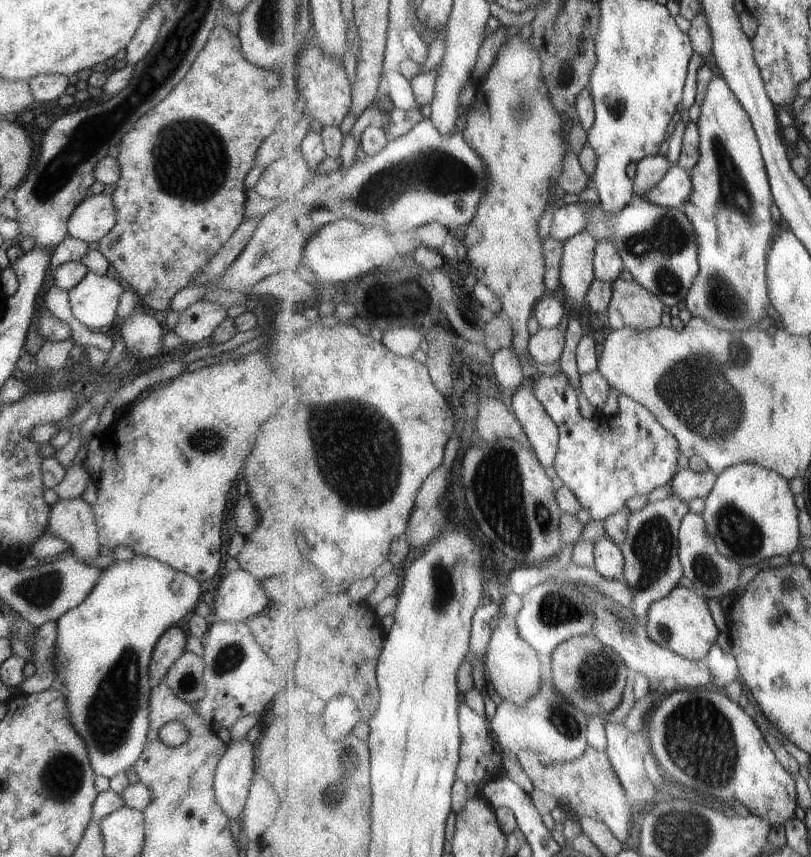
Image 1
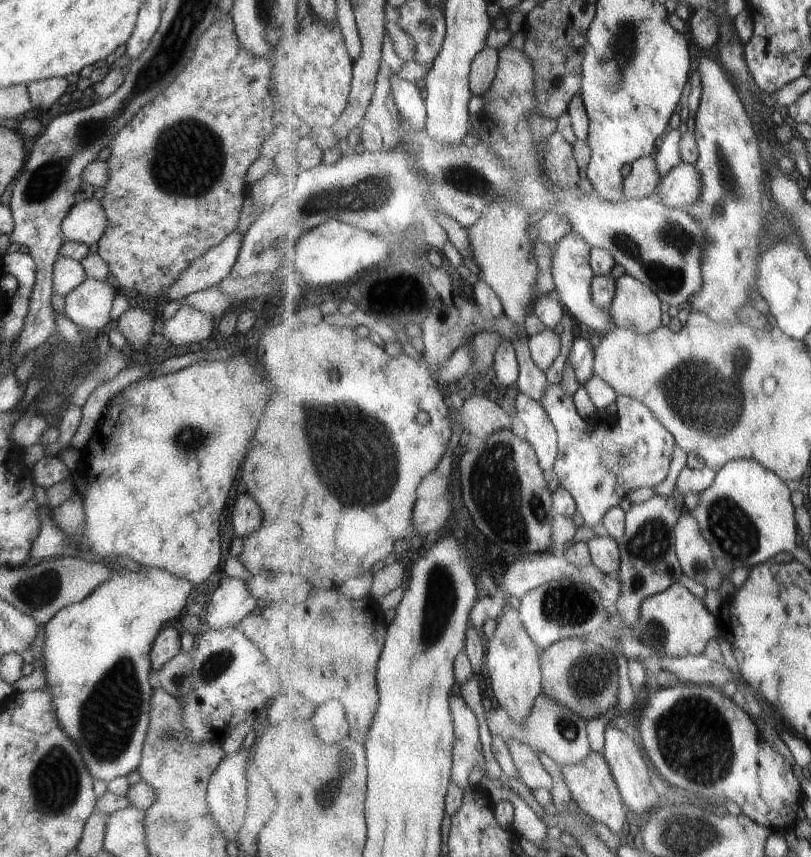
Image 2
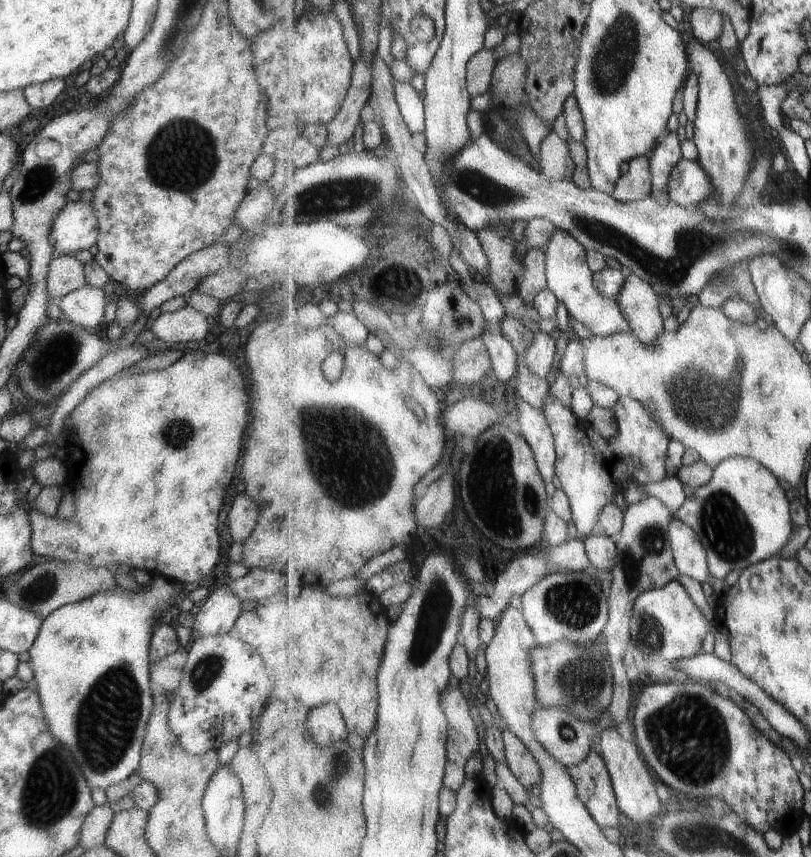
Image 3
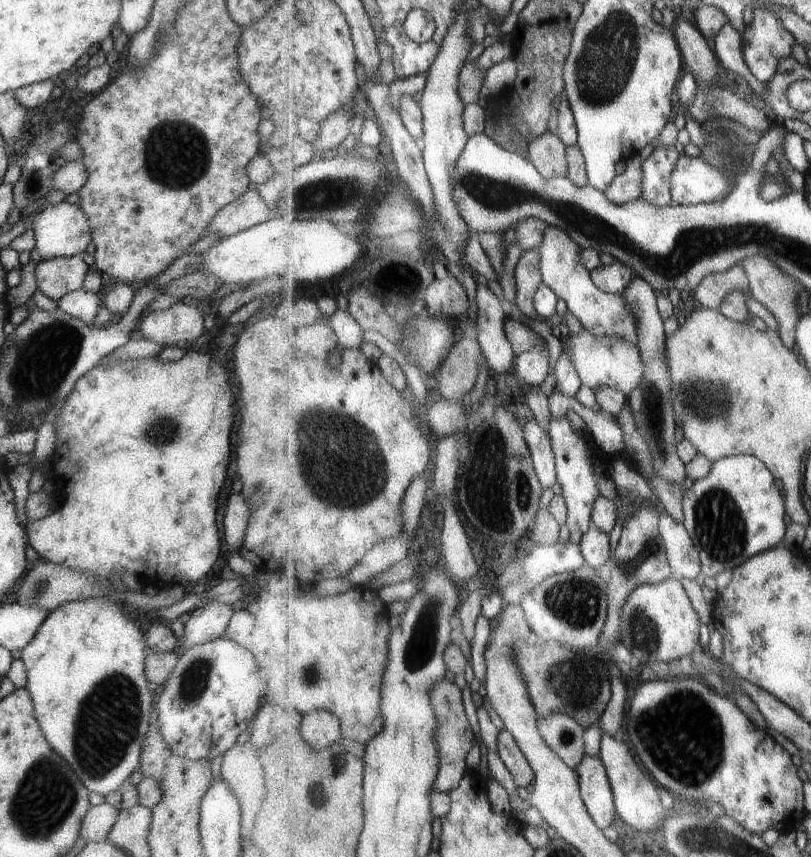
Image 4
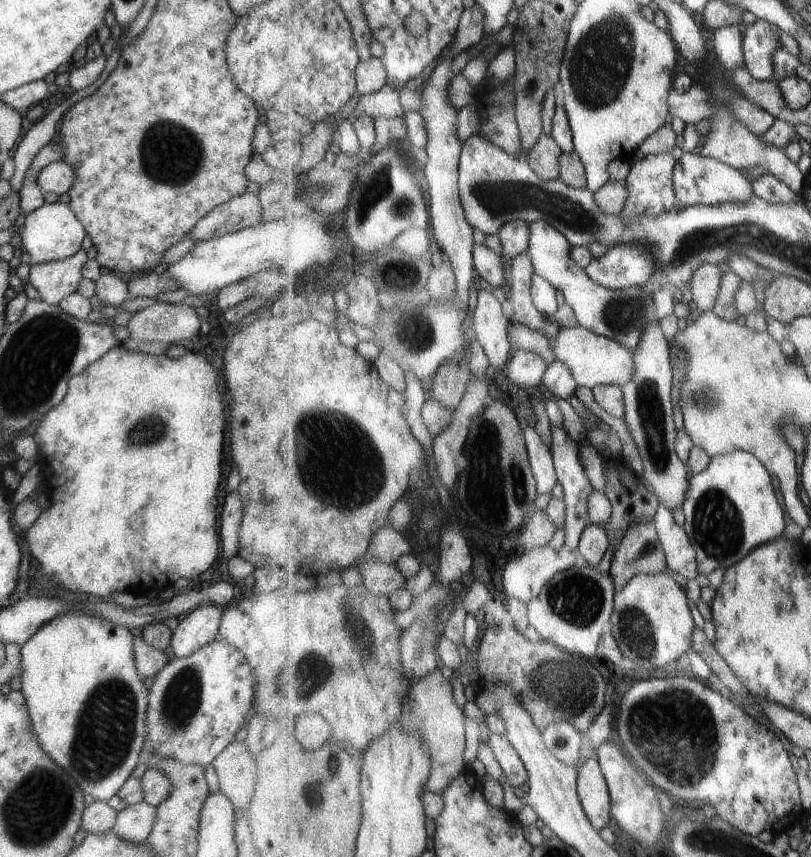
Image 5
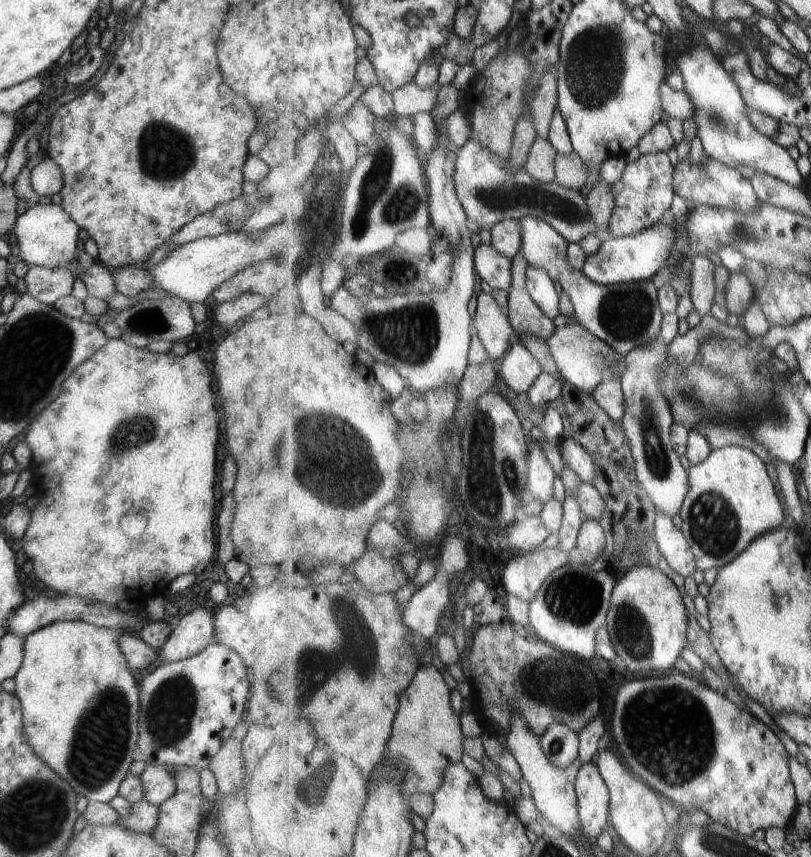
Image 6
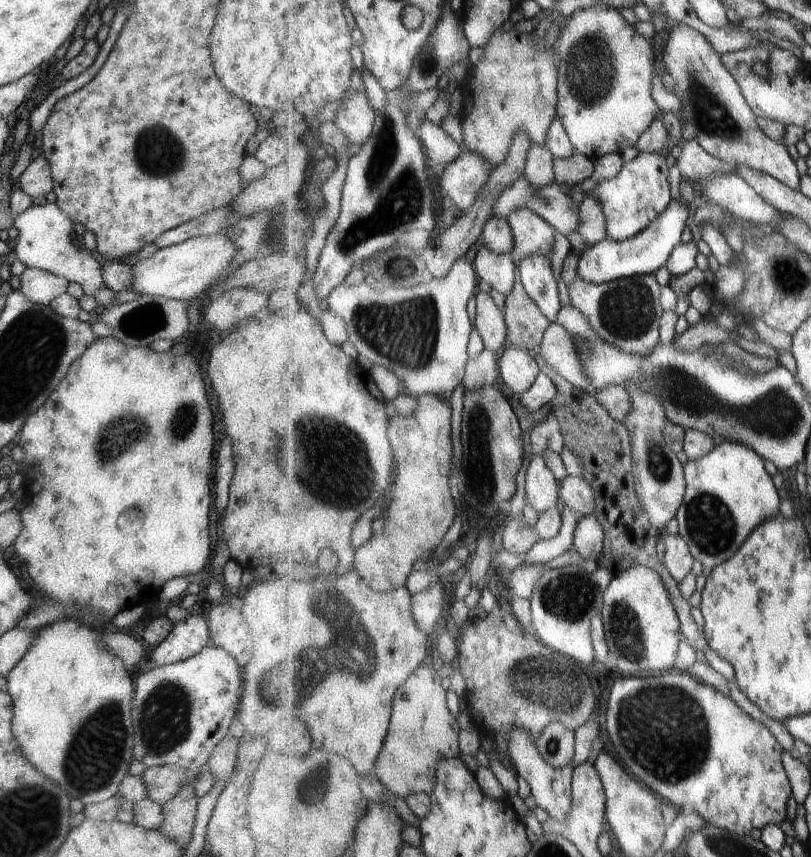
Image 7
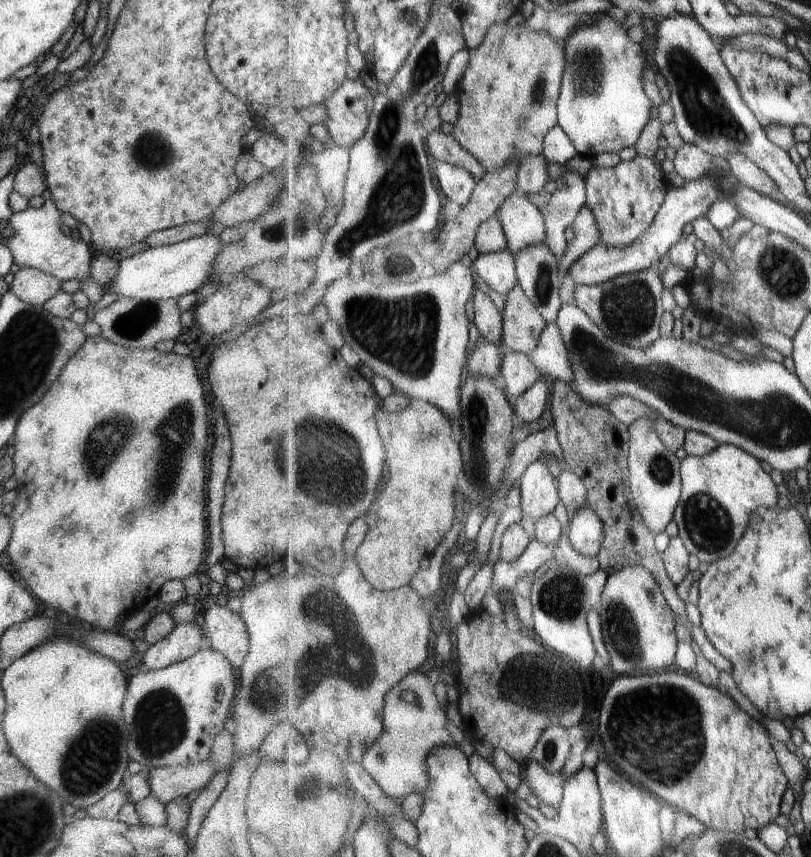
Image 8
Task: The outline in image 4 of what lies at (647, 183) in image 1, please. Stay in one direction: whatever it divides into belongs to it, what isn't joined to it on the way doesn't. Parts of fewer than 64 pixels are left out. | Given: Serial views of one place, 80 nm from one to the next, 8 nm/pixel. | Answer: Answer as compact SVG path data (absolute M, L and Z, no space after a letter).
M633 156L627 162L627 172L621 176L618 175L605 190L605 196L609 202L617 206L625 206L641 198L641 178L643 178L641 164L643 162L641 156Z

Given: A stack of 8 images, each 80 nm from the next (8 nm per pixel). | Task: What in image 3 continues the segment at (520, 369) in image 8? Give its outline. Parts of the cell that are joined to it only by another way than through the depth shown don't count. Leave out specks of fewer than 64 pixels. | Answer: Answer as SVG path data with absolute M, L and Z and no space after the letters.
M538 331L535 338L531 342L531 346L525 352L525 364L527 368L541 380L546 380L551 366L553 366L553 358L555 358L555 350L557 350L556 337L552 333Z

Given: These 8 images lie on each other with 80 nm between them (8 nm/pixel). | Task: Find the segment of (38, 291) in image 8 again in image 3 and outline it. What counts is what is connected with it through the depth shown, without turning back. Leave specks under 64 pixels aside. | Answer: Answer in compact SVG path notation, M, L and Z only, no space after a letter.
M72 255L52 258L45 272L45 290L54 302L84 286L83 264Z

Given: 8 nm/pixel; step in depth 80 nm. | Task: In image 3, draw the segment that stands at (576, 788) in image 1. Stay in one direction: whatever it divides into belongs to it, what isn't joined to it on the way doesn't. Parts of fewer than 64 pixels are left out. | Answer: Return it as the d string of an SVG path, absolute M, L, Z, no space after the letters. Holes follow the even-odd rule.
M511 730L502 732L505 758L507 766L514 772L514 775L519 779L519 782L531 790L541 784L541 770L539 763L530 753L527 745ZM597 750L591 751L583 762L567 770L575 781L579 798L586 804L595 822L602 829L620 829L624 815L615 796L606 760L601 754Z

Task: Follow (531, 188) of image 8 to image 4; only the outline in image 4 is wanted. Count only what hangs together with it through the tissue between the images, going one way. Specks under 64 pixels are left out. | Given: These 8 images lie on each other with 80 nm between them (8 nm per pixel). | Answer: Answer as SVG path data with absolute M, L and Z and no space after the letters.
M547 130L526 147L529 150L528 160L543 178L549 180L567 177L567 150L559 136Z

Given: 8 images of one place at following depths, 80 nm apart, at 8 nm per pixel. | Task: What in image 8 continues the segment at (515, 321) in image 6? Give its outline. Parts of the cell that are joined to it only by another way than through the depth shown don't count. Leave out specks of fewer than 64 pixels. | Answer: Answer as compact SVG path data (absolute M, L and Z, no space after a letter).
M517 284L504 298L503 338L500 345L505 350L531 356L539 346L539 339L548 325L543 315Z

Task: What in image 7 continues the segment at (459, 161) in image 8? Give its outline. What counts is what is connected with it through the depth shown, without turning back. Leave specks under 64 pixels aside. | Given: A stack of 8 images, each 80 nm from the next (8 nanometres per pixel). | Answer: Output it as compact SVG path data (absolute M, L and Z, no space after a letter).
M426 114L422 118L417 135L423 141L423 146L427 148L429 162L439 169L457 160L465 150L463 144L459 145L453 138L447 136L445 130L433 124Z

